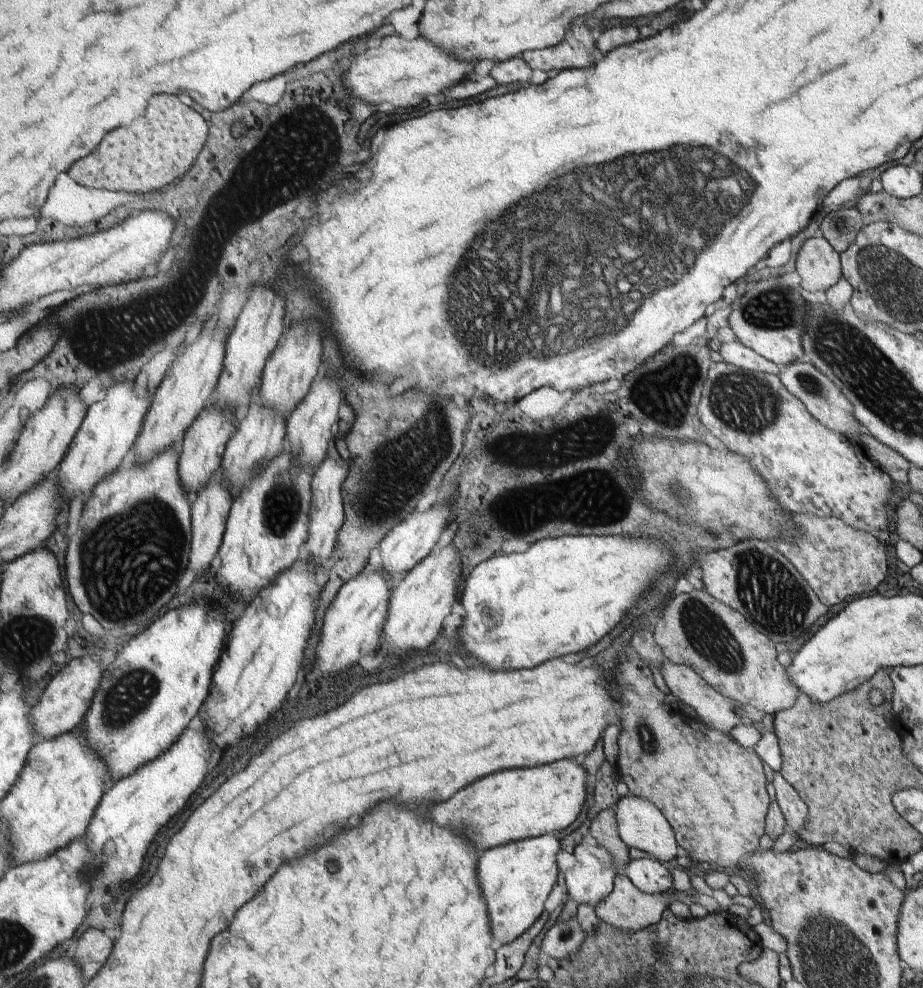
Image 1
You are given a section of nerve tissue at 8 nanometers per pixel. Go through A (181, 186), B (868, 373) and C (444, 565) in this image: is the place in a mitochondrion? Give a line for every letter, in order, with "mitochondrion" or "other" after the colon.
A: other
B: mitochondrion
C: other

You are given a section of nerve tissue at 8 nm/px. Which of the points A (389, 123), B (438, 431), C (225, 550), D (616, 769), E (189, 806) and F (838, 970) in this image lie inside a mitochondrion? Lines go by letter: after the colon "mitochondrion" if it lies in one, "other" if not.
A: other
B: mitochondrion
C: other
D: other
E: other
F: mitochondrion

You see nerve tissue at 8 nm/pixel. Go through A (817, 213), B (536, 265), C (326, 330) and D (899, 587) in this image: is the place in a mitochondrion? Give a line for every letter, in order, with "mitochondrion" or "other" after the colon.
A: other
B: mitochondrion
C: other
D: other

